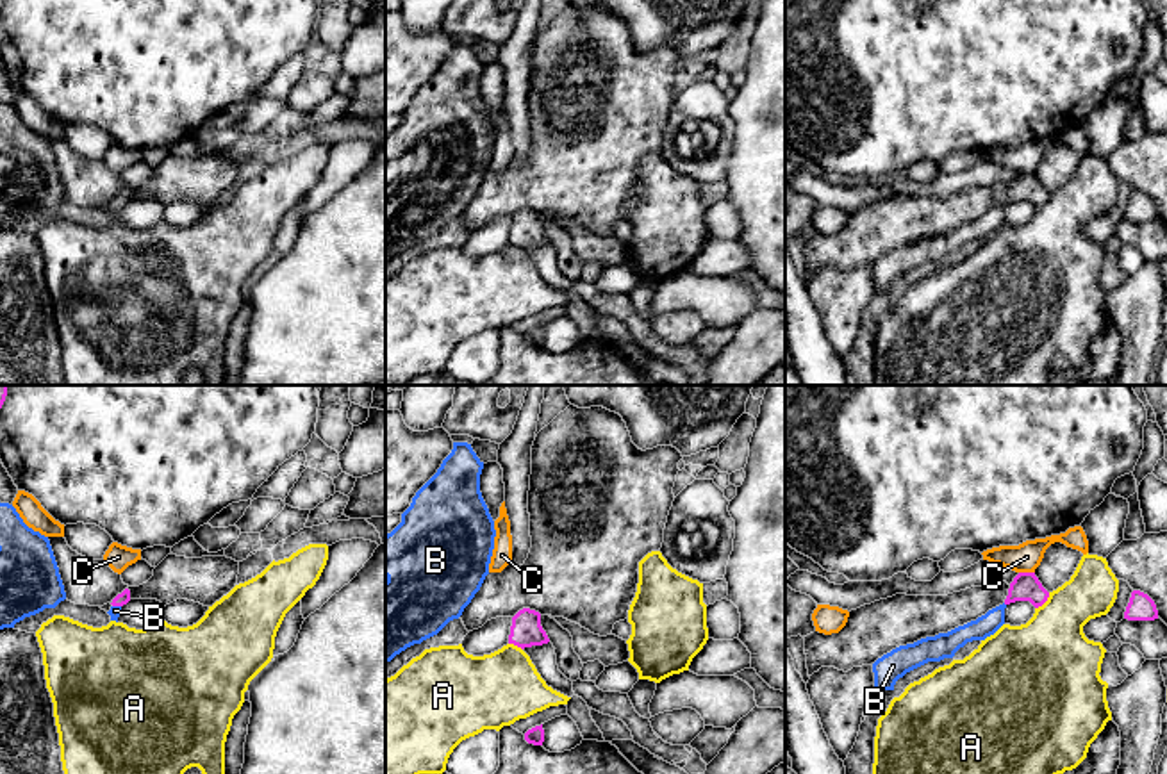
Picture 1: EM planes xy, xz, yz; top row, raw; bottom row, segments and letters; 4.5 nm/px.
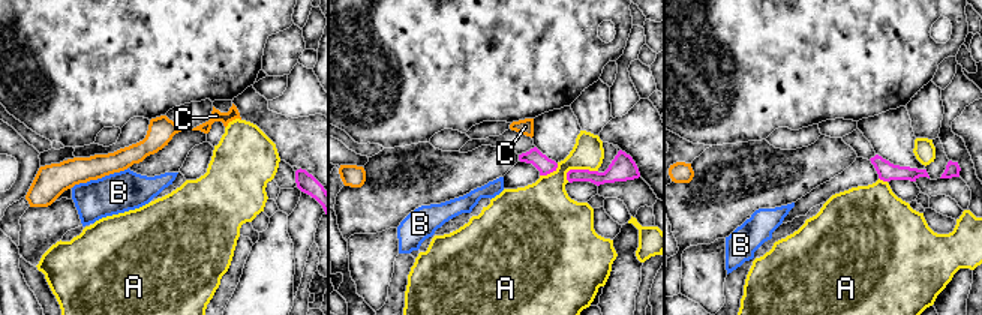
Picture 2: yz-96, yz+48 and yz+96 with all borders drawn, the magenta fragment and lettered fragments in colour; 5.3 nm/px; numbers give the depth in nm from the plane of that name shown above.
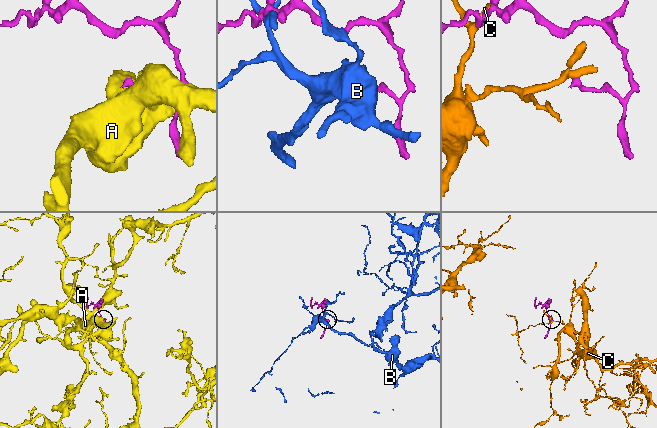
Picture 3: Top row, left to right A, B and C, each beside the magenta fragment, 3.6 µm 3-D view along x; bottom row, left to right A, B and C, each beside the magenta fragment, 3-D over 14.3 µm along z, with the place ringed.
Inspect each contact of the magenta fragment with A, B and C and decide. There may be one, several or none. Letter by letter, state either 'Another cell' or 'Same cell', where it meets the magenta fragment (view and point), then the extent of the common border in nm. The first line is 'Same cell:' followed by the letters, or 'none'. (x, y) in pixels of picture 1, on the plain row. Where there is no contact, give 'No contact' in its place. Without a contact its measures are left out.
Same cell: B
A: Another cell. Touches magenta at yz (1044, 202). Shared border 100 nm
B: Same cell. Touches magenta at xy (116, 205). Shared border 40 nm
C: Another cell. Touches magenta at yz (1026, 173). Shared border 70 nm

